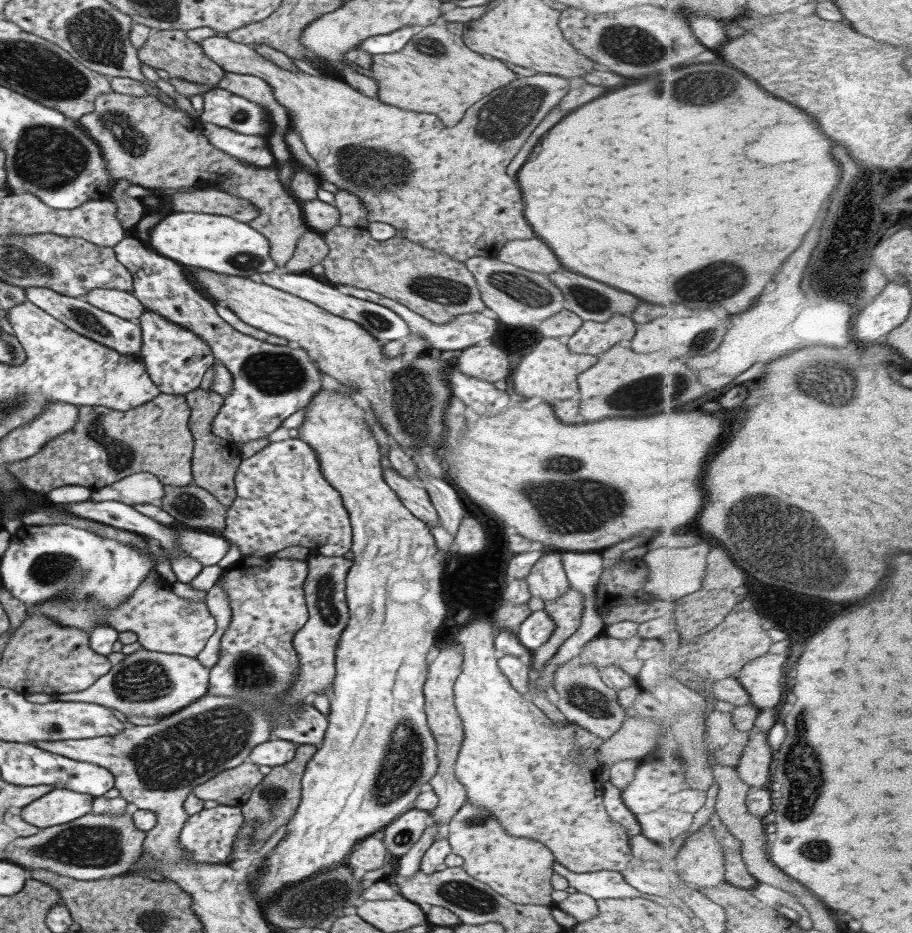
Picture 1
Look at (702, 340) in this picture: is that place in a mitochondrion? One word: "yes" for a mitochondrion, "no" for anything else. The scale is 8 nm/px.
yes

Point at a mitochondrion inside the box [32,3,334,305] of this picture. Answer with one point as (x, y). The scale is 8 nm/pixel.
(95, 34)

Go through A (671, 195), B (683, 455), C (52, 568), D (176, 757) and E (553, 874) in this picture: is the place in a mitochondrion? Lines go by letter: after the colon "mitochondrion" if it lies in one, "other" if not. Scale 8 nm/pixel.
A: other
B: other
C: mitochondrion
D: mitochondrion
E: other

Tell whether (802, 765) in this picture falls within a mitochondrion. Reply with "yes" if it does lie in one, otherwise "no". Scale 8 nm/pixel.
yes

